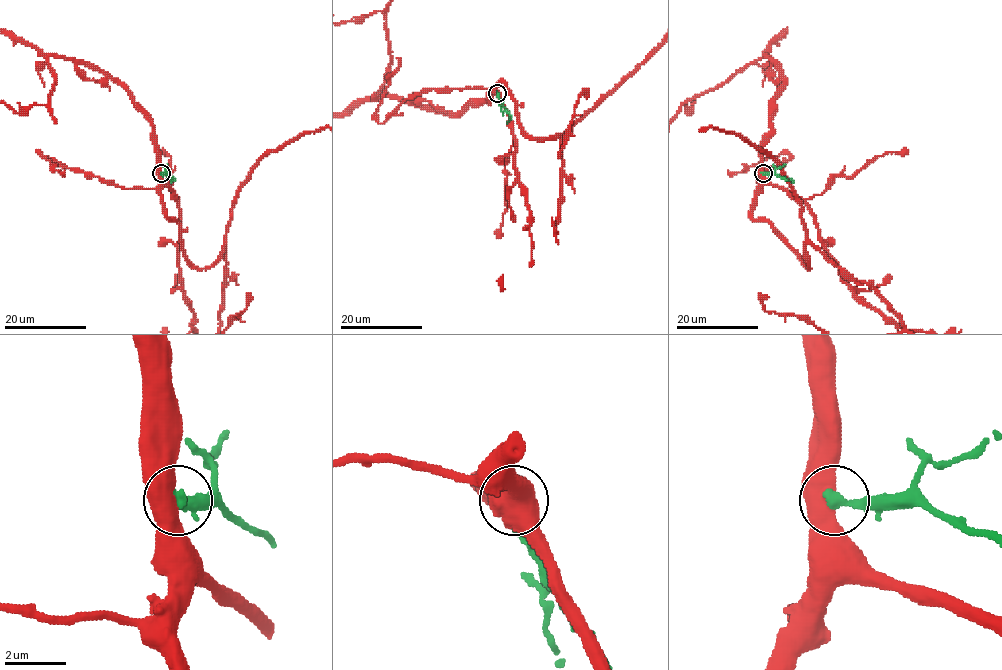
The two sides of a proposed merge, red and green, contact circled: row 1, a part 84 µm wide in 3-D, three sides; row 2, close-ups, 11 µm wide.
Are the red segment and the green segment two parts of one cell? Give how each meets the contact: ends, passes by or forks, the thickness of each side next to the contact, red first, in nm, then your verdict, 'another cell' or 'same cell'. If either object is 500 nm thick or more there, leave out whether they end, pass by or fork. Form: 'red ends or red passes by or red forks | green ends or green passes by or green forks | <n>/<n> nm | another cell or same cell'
550/360 nm | another cell

